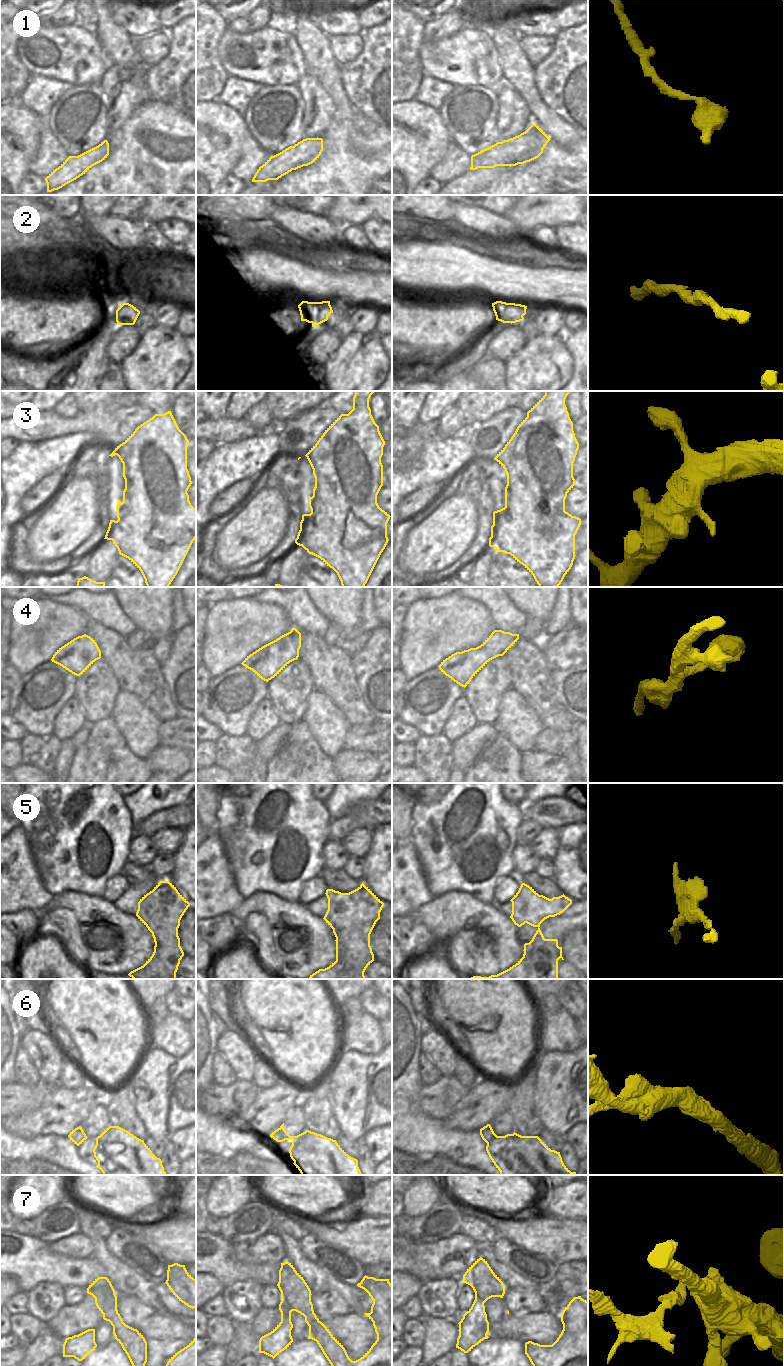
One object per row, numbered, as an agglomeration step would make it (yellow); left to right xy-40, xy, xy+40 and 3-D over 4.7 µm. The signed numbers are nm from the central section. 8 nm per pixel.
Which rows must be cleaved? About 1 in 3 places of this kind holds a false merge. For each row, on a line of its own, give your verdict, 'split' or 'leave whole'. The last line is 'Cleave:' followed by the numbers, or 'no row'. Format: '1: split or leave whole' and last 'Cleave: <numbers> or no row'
1: leave whole
2: leave whole
3: leave whole
4: leave whole
5: split
6: split
7: split
Cleave: 5, 6, 7

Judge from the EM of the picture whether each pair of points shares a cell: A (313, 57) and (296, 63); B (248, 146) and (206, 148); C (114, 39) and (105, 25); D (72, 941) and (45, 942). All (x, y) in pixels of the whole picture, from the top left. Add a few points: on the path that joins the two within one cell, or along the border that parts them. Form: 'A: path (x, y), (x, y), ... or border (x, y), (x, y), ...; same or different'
A: border (295, 38), (296, 44), (302, 52), (307, 71); different
B: border (249, 134), (241, 147), (241, 156), (233, 168); different
C: path (111, 36), (106, 28); same
D: border (45, 933), (58, 940), (70, 962); different

